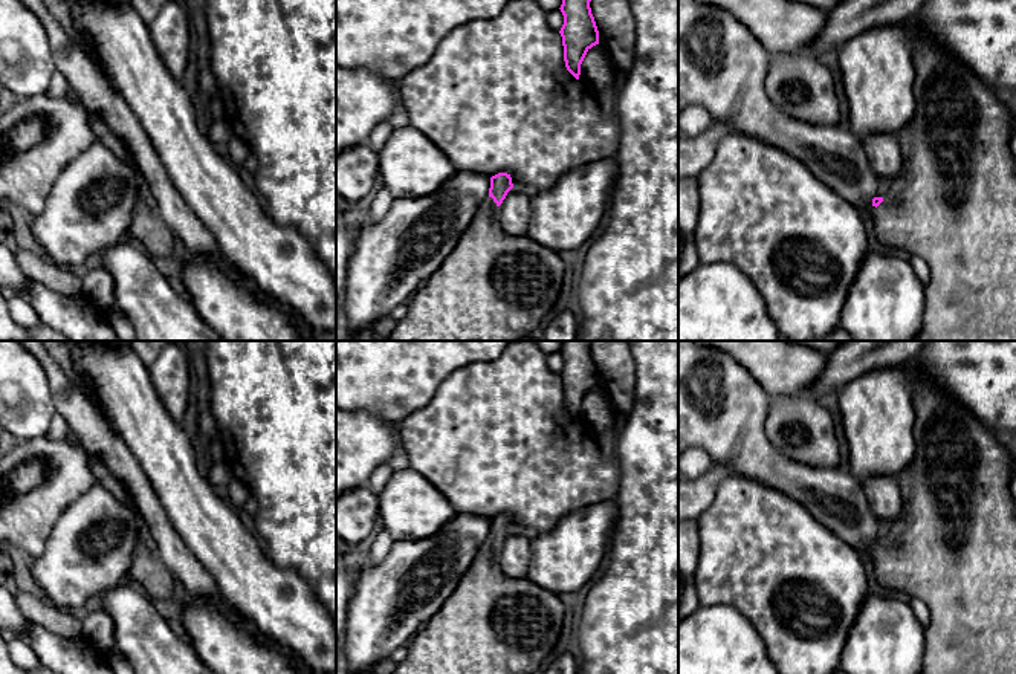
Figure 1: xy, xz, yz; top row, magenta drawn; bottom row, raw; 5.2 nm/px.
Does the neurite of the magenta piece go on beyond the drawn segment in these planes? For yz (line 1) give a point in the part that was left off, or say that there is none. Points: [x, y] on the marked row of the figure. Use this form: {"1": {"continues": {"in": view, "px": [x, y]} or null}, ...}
{"1": {"continues": {"in": "yz", "px": [954, 204]}}}

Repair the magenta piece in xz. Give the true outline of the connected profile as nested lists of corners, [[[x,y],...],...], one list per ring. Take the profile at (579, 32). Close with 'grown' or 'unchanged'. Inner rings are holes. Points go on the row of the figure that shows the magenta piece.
[[[562,0],[564,24],[559,31],[567,70],[579,79],[587,52],[599,44],[599,31],[590,8],[591,0]]] | unchanged

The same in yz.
[[[915,28],[909,35],[909,43],[915,66],[915,113],[898,134],[900,174],[885,199],[872,199],[872,206],[877,208],[874,225],[871,226],[872,240],[888,251],[923,258],[930,272],[930,280],[924,284],[923,326],[912,341],[1016,341],[1016,165],[1011,153],[1016,113],[1010,112],[999,101],[992,86],[985,84],[972,69],[947,53],[927,31]]] | grown

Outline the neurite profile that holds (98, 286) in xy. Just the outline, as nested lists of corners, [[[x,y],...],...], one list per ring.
[[[95,267],[83,275],[81,292],[102,310],[115,306],[115,281],[104,267]]]

